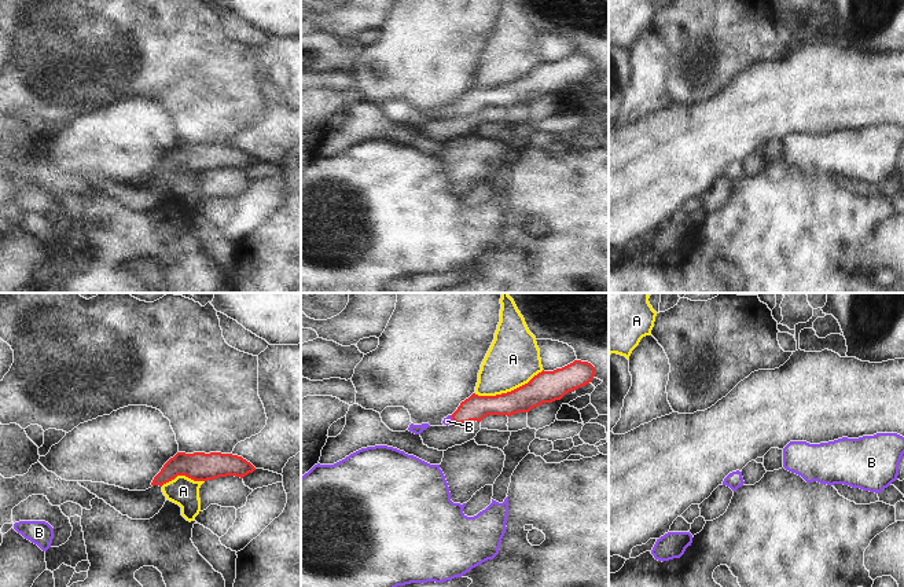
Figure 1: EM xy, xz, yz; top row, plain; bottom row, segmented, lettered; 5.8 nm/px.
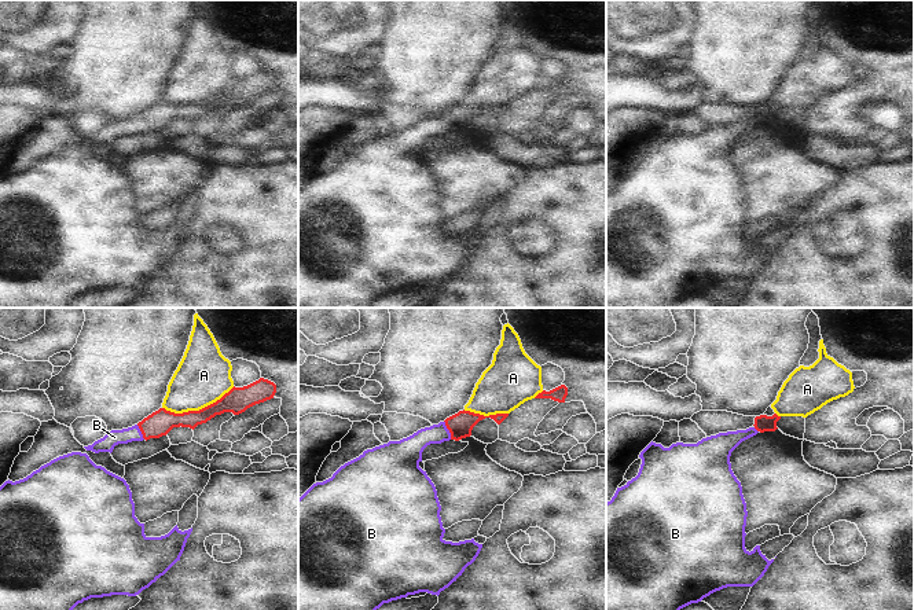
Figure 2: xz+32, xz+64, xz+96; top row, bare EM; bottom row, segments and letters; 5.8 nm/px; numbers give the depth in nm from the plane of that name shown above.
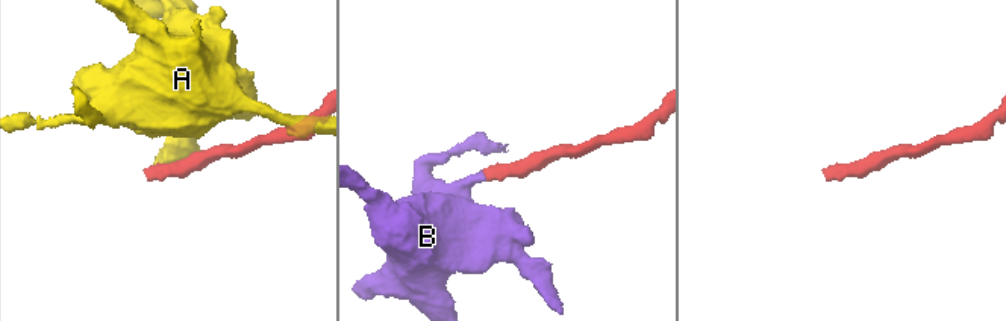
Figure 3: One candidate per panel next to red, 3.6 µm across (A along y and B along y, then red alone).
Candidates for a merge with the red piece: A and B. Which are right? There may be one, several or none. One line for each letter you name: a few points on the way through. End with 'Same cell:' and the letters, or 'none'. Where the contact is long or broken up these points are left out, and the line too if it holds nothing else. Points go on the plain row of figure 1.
B: way xz (476, 99), (452, 110), (447, 113)
Same cell: B

